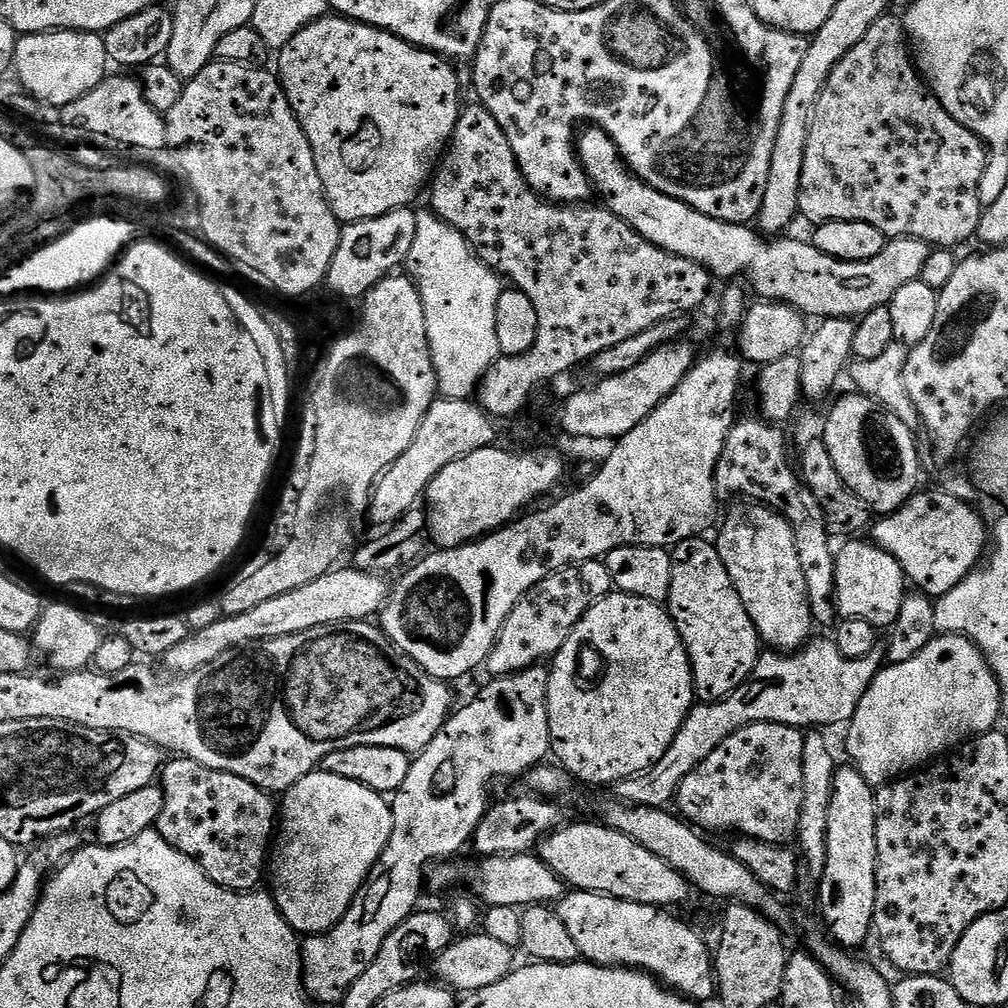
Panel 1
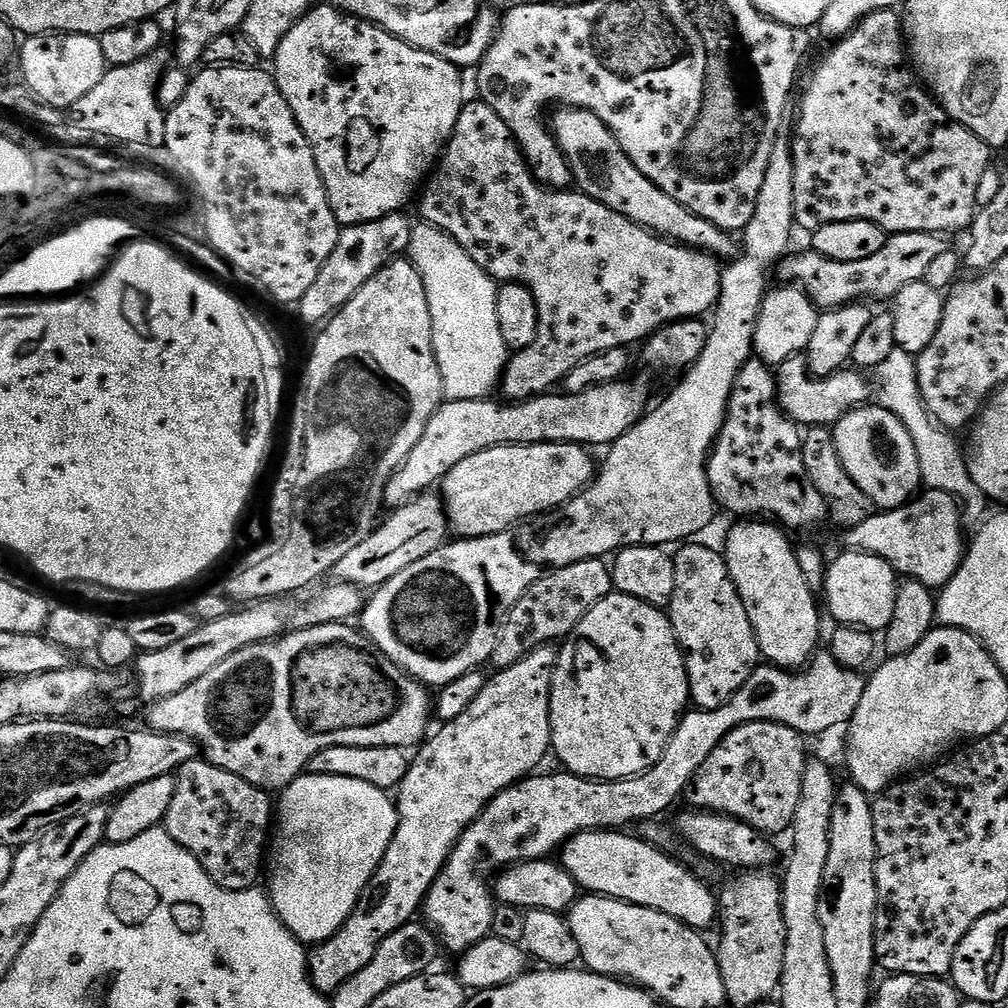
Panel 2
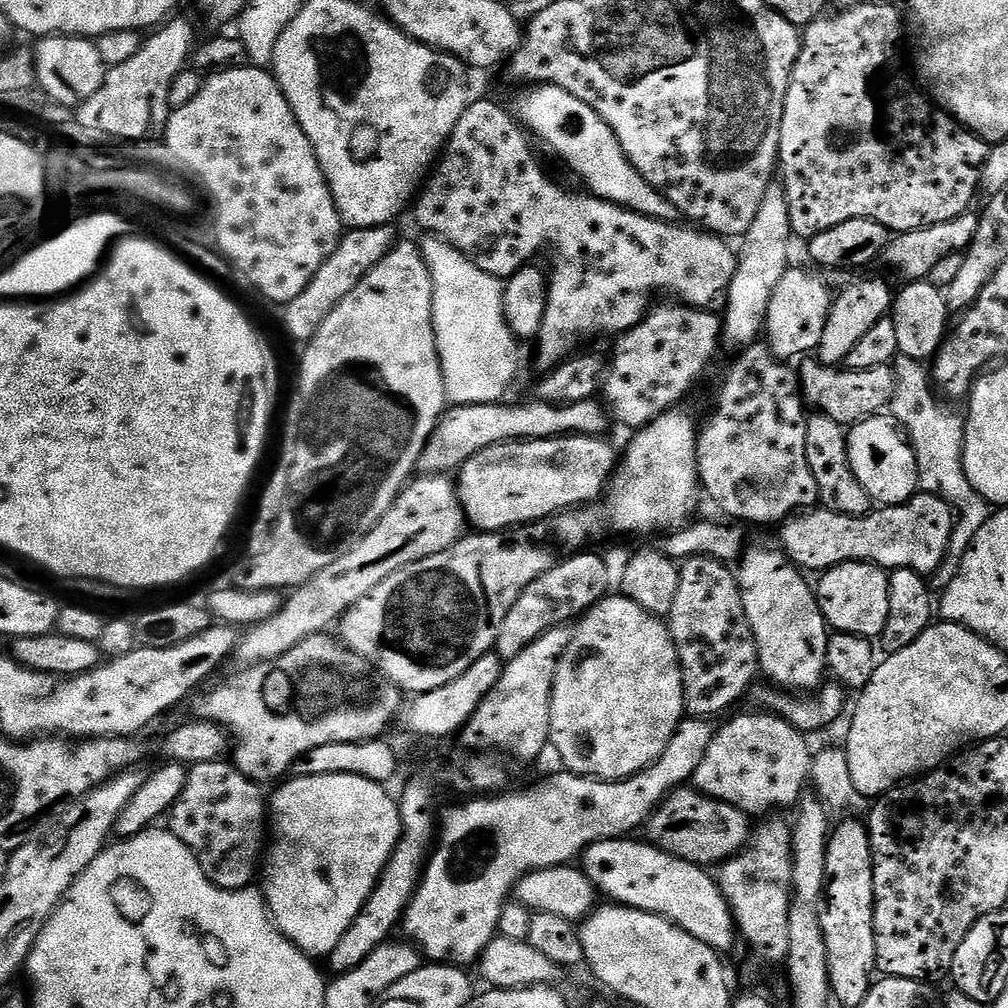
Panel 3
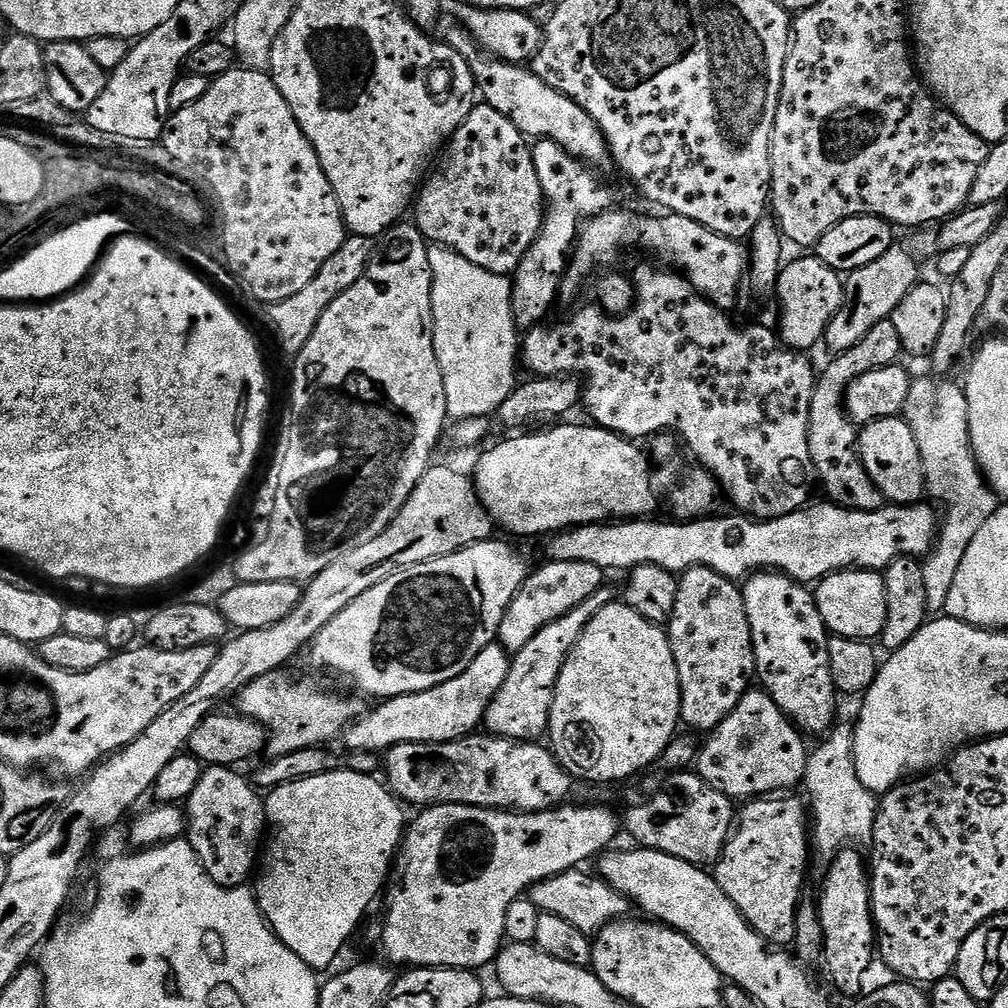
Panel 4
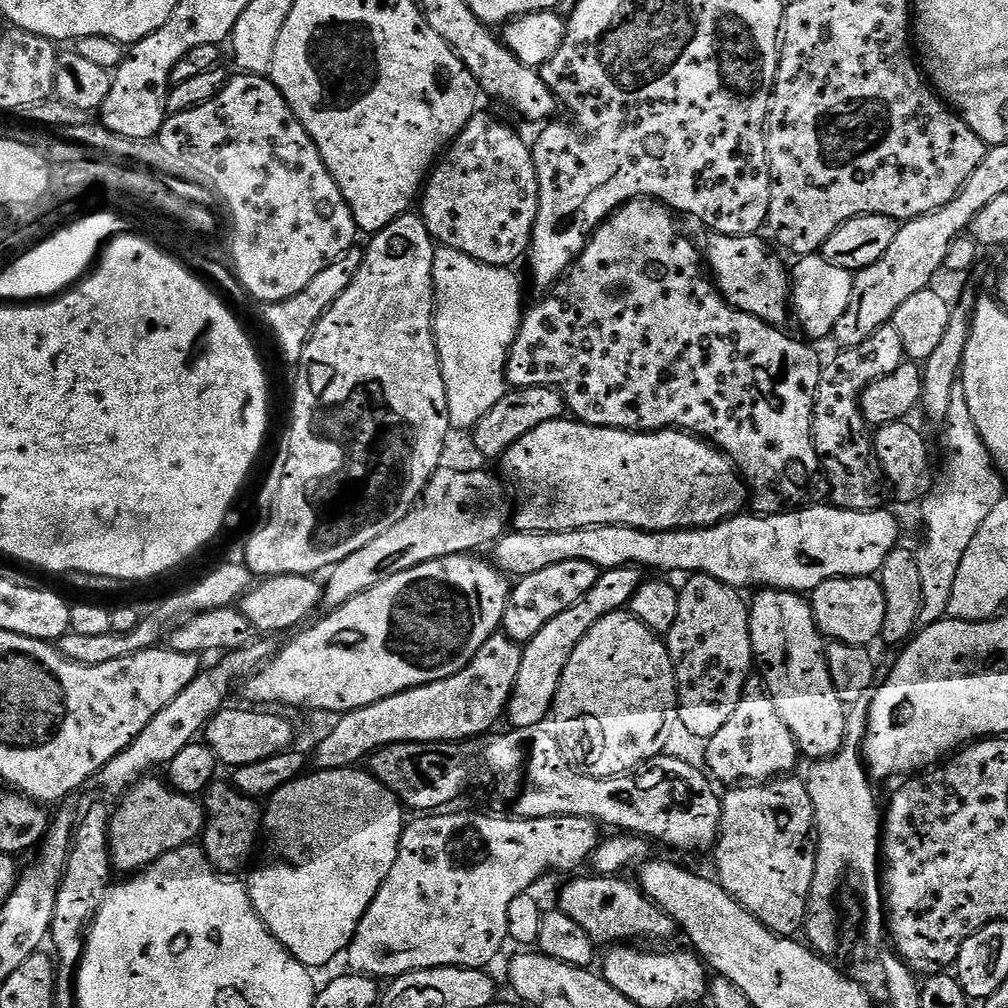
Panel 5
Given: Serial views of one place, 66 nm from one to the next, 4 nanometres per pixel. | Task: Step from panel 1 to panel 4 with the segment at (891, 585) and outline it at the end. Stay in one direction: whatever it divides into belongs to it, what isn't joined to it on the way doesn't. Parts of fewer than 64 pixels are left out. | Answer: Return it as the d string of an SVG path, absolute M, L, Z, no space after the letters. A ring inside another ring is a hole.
M853 568L846 572L833 572L815 585L814 595L818 614L822 614L824 624L832 636L872 642L879 637L882 626L886 626L886 586L879 571Z

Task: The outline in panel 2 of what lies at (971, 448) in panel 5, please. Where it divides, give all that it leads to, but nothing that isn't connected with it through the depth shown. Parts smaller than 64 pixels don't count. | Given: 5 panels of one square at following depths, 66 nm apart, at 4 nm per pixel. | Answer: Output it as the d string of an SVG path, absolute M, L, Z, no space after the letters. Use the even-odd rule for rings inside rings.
M898 347L890 350L887 358L874 370L874 392L878 397L879 407L890 410L890 414L894 414L894 418L898 418L898 422L902 422L902 426L906 426L918 454L918 466L923 487L928 490L942 490L946 494L950 494L952 499L960 505L963 515L967 519L969 516L970 519L979 521L985 515L985 496L968 473L968 461L962 451L961 441L959 444L952 437L955 435L949 429L941 428L929 414L928 407L924 405L924 399L918 390L916 357L906 354L906 350Z

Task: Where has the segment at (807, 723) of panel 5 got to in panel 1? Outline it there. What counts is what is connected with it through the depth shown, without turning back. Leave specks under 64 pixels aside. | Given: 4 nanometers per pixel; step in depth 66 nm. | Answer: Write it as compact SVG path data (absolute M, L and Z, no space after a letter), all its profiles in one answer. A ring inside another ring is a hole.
M752 502L733 503L725 516L723 513L720 537L715 537L714 543L761 641L777 652L795 652L813 635L814 621L792 527L788 519L773 508L759 502L748 503Z

